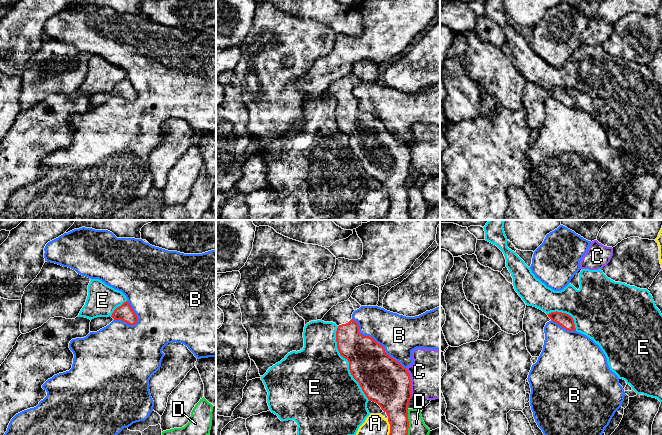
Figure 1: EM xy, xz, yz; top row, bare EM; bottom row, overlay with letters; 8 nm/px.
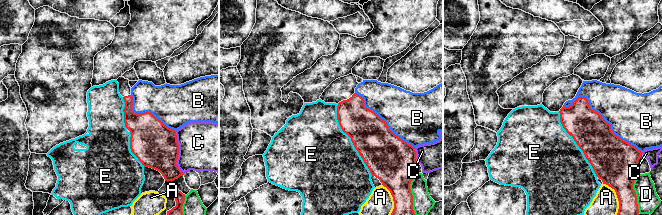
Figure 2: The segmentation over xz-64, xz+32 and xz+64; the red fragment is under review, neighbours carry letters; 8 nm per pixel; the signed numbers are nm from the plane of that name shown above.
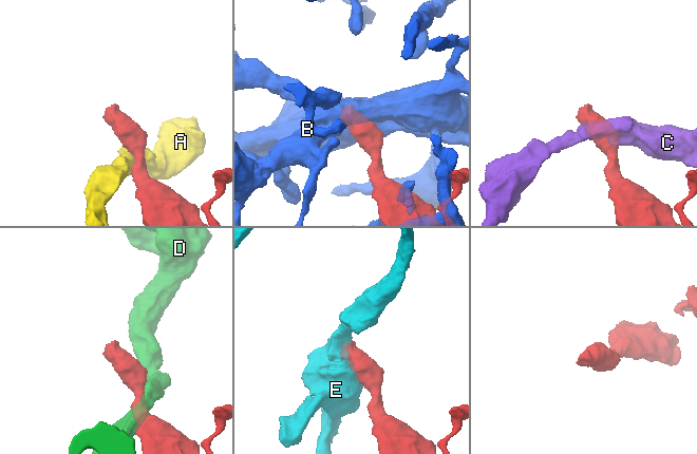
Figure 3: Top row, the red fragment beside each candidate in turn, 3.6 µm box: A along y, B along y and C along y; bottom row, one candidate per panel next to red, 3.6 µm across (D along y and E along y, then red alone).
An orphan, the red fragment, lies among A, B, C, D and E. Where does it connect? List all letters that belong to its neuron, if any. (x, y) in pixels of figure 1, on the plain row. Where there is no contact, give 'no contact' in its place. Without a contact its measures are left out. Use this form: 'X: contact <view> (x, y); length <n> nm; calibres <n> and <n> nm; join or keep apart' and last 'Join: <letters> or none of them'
A: contact xz (390, 208); length 200 nm; calibres 220 and 220 nm; keep apart
B: contact xz (376, 118); length 600 nm; calibres 340 and 320 nm; keep apart
C: contact xz (410, 158); length 240 nm; calibres 380 and 400 nm; keep apart
D: contact xz (408, 202); length 280 nm; calibres 240 and 160 nm; keep apart
E: contact xz (349, 139); length 650 nm; calibres 340 and 460 nm; keep apart
Join: none of them

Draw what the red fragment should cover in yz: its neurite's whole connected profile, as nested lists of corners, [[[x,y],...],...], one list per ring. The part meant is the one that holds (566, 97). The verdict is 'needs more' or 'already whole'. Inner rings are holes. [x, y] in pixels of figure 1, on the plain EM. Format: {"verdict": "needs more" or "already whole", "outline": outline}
{"verdict": "needs more", "outline": [[[526,81],[525,90],[523,94],[523,107],[526,109],[527,126],[532,133],[540,132],[543,126],[543,121],[545,116],[544,103],[546,99],[551,96],[558,99],[560,102],[562,102],[568,107],[576,107],[574,96],[570,91],[557,87],[546,90],[545,88],[543,88],[542,86],[536,83]]]}

